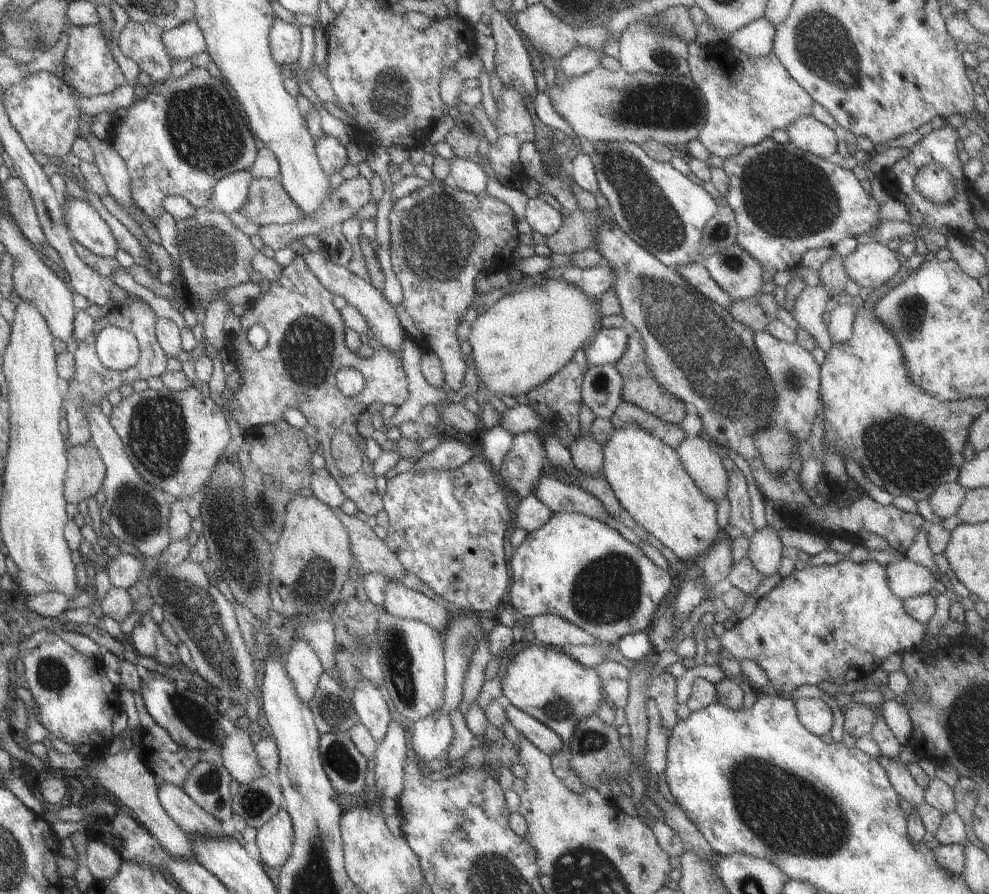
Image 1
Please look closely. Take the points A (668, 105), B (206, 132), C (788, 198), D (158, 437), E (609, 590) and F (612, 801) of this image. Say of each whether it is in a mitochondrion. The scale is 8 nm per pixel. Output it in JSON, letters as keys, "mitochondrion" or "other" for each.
{"A":"mitochondrion","B":"mitochondrion","C":"mitochondrion","D":"mitochondrion","E":"mitochondrion","F":"other"}

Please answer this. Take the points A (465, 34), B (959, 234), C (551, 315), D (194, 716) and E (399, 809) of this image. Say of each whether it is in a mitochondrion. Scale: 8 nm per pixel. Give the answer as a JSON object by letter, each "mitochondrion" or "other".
{"A":"other","B":"other","C":"other","D":"mitochondrion","E":"other"}

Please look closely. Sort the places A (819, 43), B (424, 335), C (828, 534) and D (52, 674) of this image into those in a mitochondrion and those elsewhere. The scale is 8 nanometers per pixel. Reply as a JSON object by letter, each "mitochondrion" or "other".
{"A":"mitochondrion","B":"other","C":"other","D":"mitochondrion"}

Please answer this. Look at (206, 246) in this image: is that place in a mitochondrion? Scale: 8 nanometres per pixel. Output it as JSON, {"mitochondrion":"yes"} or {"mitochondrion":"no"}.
{"mitochondrion":"yes"}

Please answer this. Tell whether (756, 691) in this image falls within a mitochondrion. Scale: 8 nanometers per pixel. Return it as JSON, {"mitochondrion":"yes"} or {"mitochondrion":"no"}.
{"mitochondrion":"no"}

